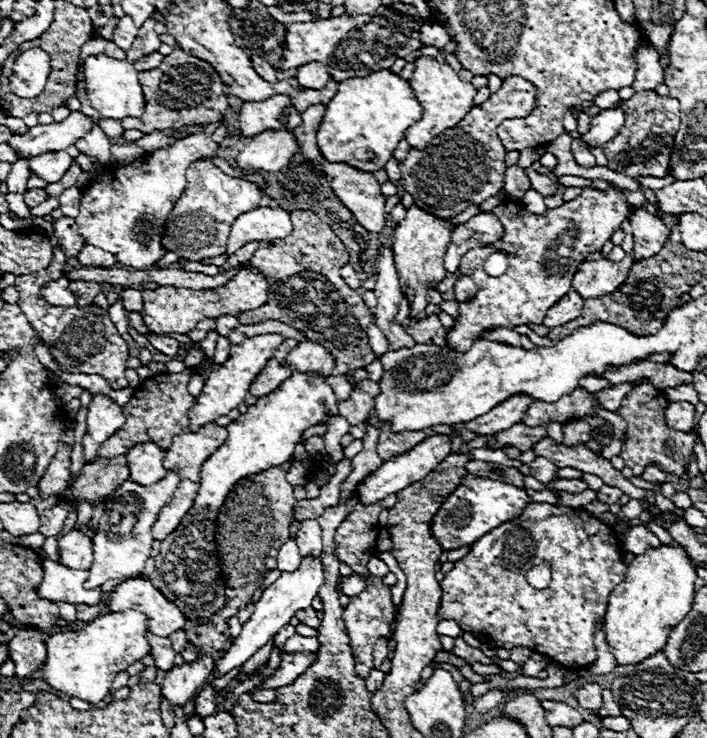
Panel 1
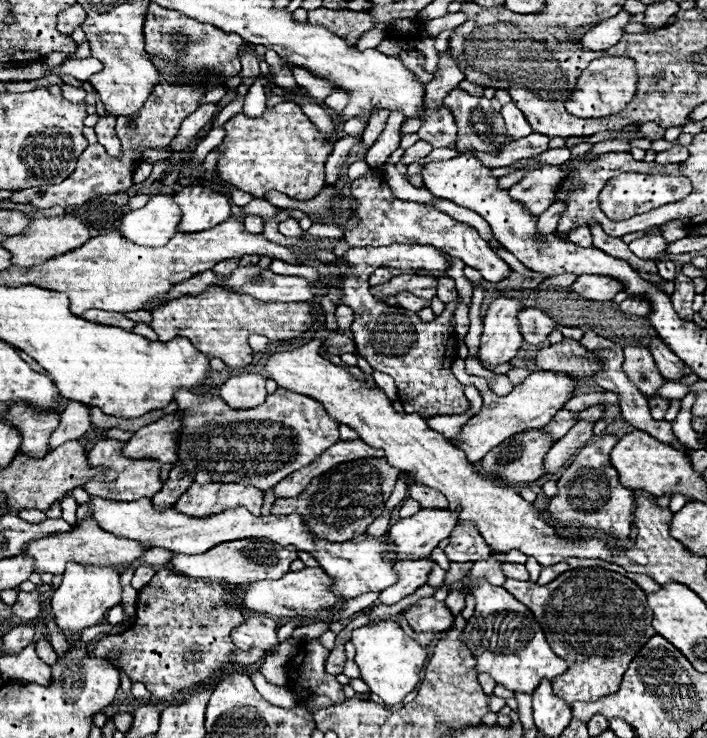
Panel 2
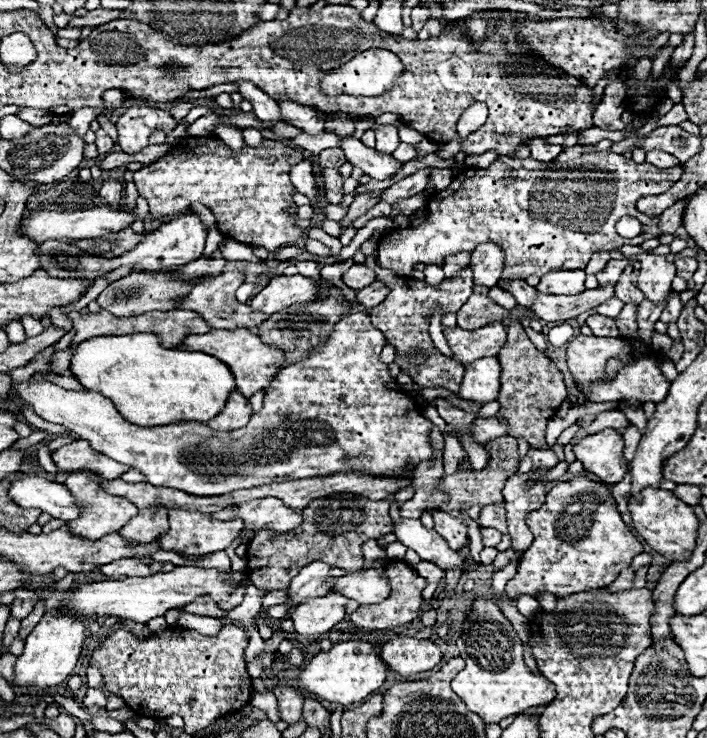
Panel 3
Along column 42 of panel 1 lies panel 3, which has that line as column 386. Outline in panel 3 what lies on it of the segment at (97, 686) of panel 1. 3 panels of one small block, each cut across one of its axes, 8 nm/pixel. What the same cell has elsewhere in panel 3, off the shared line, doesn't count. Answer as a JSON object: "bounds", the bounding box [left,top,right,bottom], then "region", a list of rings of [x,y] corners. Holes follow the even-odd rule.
{"bounds":[298,640,388,706],"region":[[[344,640],[334,644],[330,652],[314,656],[300,672],[298,682],[300,682],[300,688],[316,696],[316,700],[320,698],[322,702],[328,702],[328,704],[350,706],[350,704],[362,702],[366,696],[378,690],[386,680],[386,672],[388,672],[388,666],[382,660],[382,652],[378,644],[370,644],[362,640]]]}

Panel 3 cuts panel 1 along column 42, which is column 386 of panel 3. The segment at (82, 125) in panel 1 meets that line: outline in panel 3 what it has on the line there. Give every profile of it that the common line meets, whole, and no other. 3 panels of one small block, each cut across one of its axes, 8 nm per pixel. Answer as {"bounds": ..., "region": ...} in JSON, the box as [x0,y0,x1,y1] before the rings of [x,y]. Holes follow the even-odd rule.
{"bounds":[376,126,400,154],"region":[[[378,126],[376,128],[376,150],[384,154],[392,154],[400,144],[396,126]]]}

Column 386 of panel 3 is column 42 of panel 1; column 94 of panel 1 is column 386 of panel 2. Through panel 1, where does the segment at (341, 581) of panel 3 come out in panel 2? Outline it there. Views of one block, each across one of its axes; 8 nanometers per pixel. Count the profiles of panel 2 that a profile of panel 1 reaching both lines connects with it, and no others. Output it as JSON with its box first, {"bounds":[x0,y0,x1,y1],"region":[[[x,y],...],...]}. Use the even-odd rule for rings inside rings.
{"bounds":[378,556,434,606],"region":[[[426,556],[424,560],[404,560],[404,562],[398,562],[396,564],[396,570],[400,572],[398,574],[398,582],[392,584],[392,588],[386,588],[380,594],[378,600],[382,604],[390,606],[390,604],[396,604],[402,598],[410,596],[412,592],[416,592],[416,588],[420,588],[420,586],[424,586],[428,582],[432,566],[434,566],[434,560],[430,556]]]}

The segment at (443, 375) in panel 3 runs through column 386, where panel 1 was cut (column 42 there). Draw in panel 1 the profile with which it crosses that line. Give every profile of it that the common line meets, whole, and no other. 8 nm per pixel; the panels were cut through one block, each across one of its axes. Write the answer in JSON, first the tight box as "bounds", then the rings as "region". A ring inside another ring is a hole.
{"bounds":[16,250,128,390],"region":[[[54,250],[54,260],[50,268],[44,268],[44,272],[34,272],[28,276],[16,278],[16,288],[20,292],[20,308],[24,308],[24,314],[28,316],[28,322],[32,328],[36,328],[36,334],[42,338],[42,342],[50,348],[50,354],[60,364],[60,370],[70,374],[100,374],[112,390],[126,388],[126,360],[128,360],[128,344],[118,334],[116,326],[112,324],[106,310],[100,306],[86,306],[86,308],[64,308],[64,306],[52,306],[40,296],[40,288],[48,284],[50,280],[58,280],[64,268],[64,252]]]}

